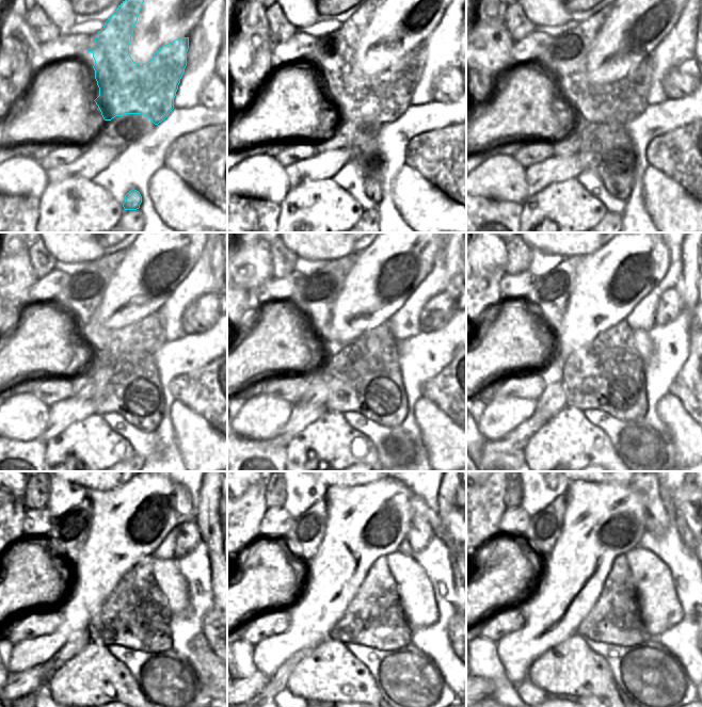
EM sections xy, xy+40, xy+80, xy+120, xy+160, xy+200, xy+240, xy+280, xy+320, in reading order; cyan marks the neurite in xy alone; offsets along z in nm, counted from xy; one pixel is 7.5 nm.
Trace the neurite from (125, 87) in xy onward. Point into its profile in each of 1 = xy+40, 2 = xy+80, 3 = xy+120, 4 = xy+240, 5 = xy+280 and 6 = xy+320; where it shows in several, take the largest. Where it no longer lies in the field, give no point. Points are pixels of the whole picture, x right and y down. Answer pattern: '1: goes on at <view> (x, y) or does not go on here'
1: goes on at xy+40 (384, 97)
2: goes on at xy+80 (601, 112)
3: goes on at xy+120 (122, 364)
4: goes on at xy+240 (136, 615)
5: goes on at xy+280 (375, 617)
6: goes on at xy+320 (616, 619)

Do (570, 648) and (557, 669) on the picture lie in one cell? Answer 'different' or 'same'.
same

